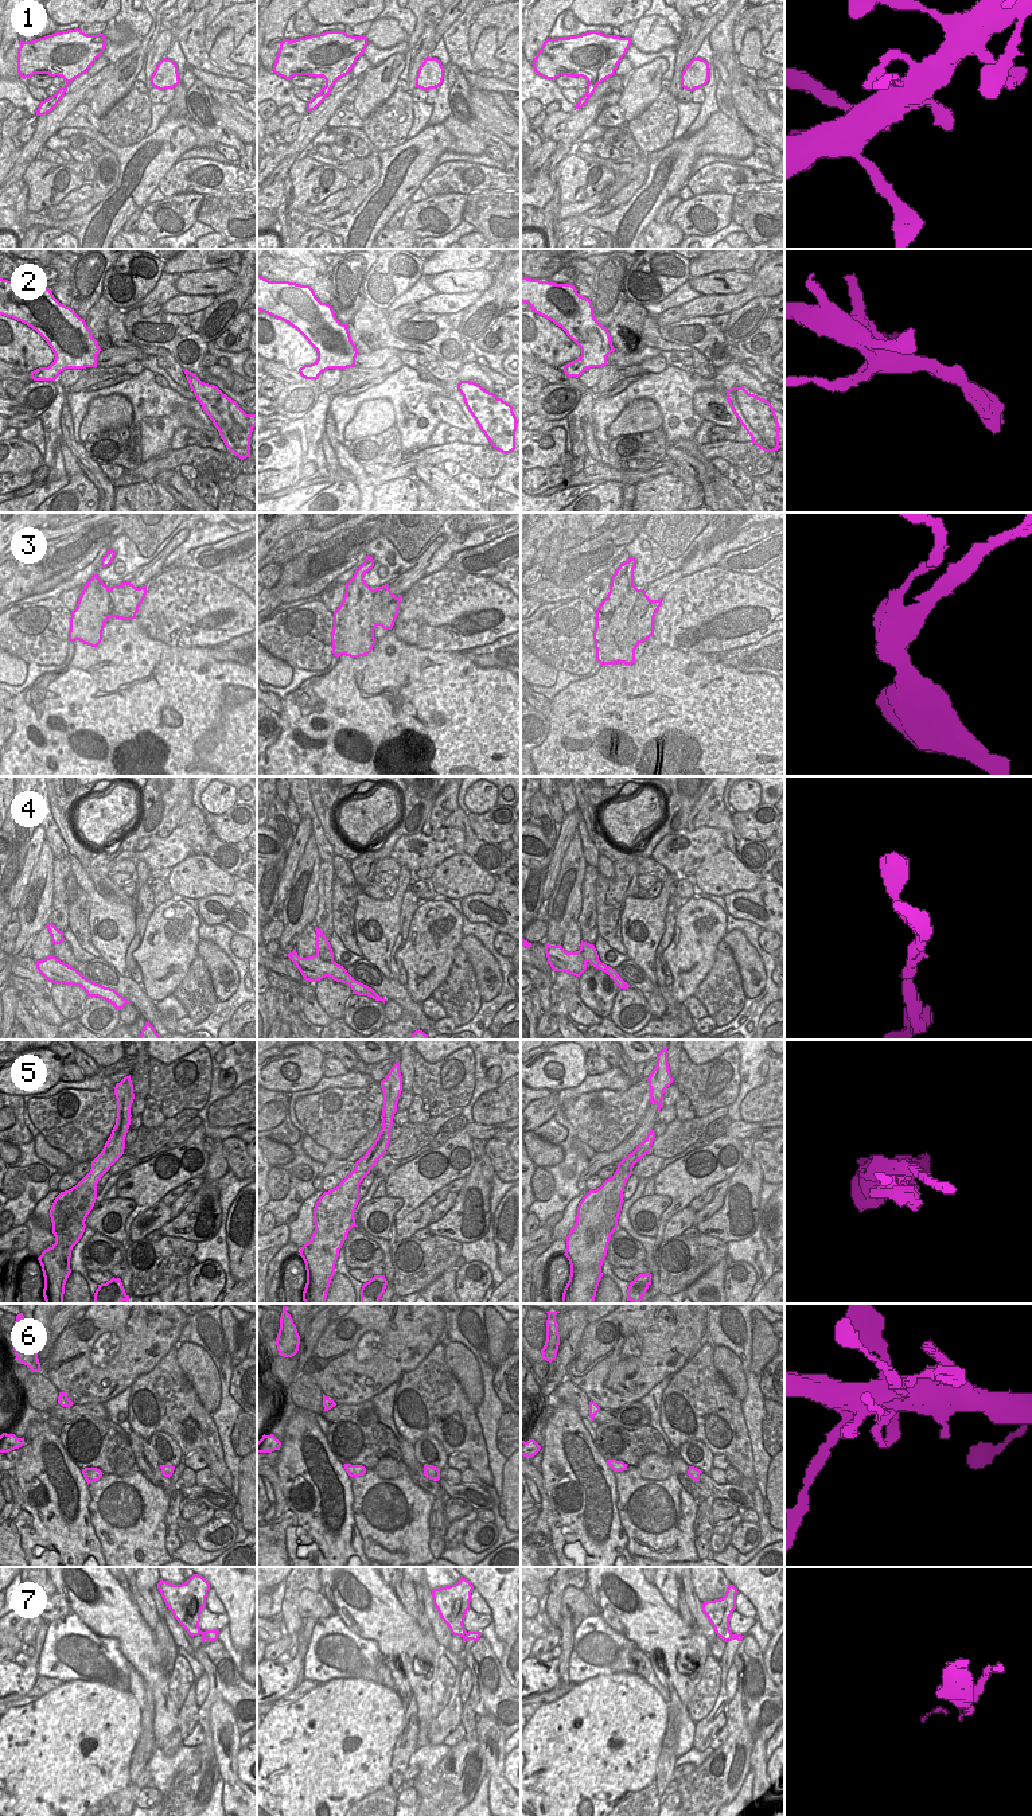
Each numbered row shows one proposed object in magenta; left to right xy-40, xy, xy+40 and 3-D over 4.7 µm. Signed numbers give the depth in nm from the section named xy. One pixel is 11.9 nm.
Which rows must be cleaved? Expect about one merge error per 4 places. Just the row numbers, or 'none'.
2, 3, 5, 6, 7

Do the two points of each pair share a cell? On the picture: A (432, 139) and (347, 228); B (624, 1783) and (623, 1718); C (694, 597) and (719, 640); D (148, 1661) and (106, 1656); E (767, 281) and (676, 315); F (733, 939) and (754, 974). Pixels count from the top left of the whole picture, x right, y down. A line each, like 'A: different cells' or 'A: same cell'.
A: same cell
B: same cell
C: same cell
D: different cells
E: different cells
F: same cell

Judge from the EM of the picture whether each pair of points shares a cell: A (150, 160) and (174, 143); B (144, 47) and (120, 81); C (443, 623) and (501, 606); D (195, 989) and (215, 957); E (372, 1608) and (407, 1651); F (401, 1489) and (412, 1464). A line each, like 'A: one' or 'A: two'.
A: one
B: one
C: one
D: two
E: one
F: two

